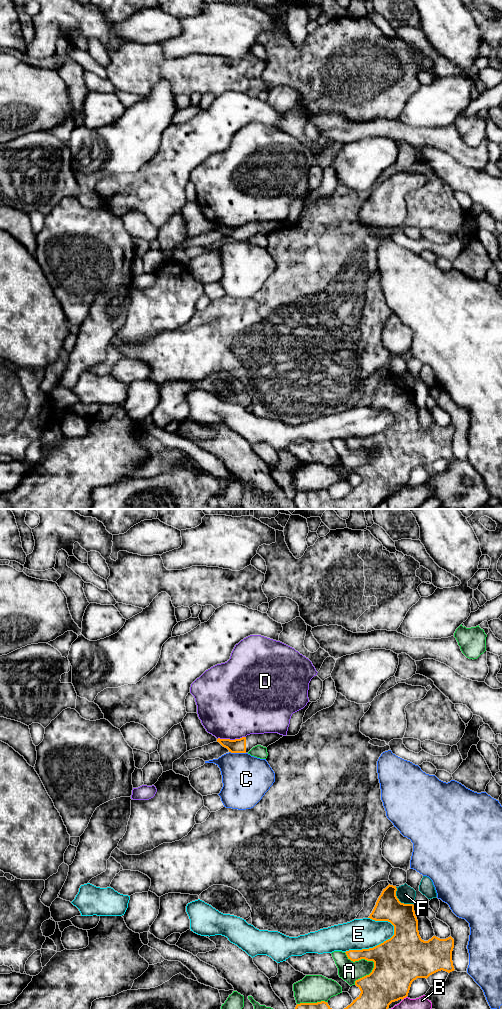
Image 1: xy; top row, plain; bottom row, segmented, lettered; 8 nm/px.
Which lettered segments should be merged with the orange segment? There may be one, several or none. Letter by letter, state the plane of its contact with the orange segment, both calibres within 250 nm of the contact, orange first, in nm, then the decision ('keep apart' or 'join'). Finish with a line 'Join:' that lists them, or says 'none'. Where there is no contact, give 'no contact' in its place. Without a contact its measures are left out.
A: xy | 340/170 nm | keep apart
B: xy | 360/240 nm | keep apart
C: xy | 110/380 nm | keep apart
D: xy | 110/480 nm | keep apart
E: xy | 400/240 nm | keep apart
F: xy | 220/140 nm | keep apart
Join: none

